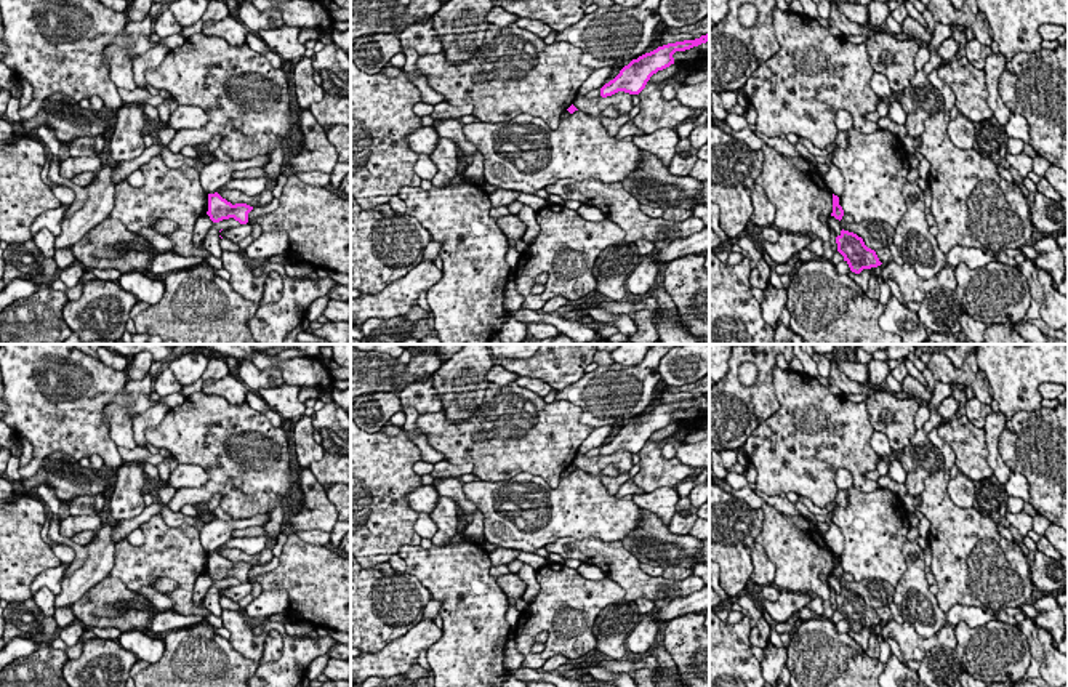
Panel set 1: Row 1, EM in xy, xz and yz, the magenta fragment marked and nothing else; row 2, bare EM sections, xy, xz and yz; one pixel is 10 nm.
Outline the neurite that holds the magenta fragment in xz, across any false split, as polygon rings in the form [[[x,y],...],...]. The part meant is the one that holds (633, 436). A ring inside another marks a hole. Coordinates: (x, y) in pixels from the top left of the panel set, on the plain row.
[[[709,392],[695,399],[668,402],[639,415],[637,418],[632,418],[613,439],[600,447],[600,455],[607,456],[618,450],[639,453],[653,432],[674,423],[673,413],[676,410],[685,410],[706,400],[709,400]]]

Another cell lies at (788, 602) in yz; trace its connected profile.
[[[780,589],[775,602],[759,597],[761,609],[764,609],[775,623],[788,621],[797,610],[805,607],[813,597],[802,593],[791,593]]]

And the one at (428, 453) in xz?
[[[407,431],[407,437],[420,448],[423,461],[436,464],[445,460],[445,455],[439,453],[429,445],[428,437],[424,434],[413,434]]]

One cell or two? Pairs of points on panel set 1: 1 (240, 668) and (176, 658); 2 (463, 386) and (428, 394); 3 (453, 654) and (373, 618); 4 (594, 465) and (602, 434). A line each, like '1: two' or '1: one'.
1: one
2: two
3: two
4: two

